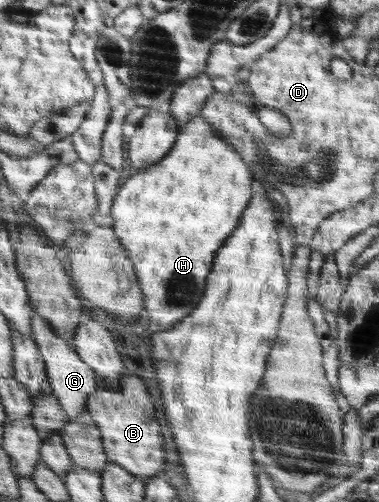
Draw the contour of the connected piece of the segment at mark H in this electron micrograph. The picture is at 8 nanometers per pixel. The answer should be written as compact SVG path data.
M196 116L192 118L192 121L180 125L180 131L177 134L175 143L170 149L170 154L164 160L161 160L158 164L150 168L140 170L140 172L133 171L132 176L125 182L124 186L117 189L115 193L117 197L113 206L114 227L117 230L118 238L121 239L121 243L125 246L126 250L129 250L131 261L136 262L142 290L146 290L146 308L148 308L148 313L151 317L149 331L152 334L170 331L193 313L197 305L200 304L201 298L205 293L207 276L213 270L214 257L221 249L221 246L225 244L225 241L232 236L237 225L240 224L242 213L248 208L249 202L253 198L252 178L250 178L250 172L248 172L248 165L240 151L235 150L232 143L222 140L220 130L217 130L214 126L210 126L206 119Z

